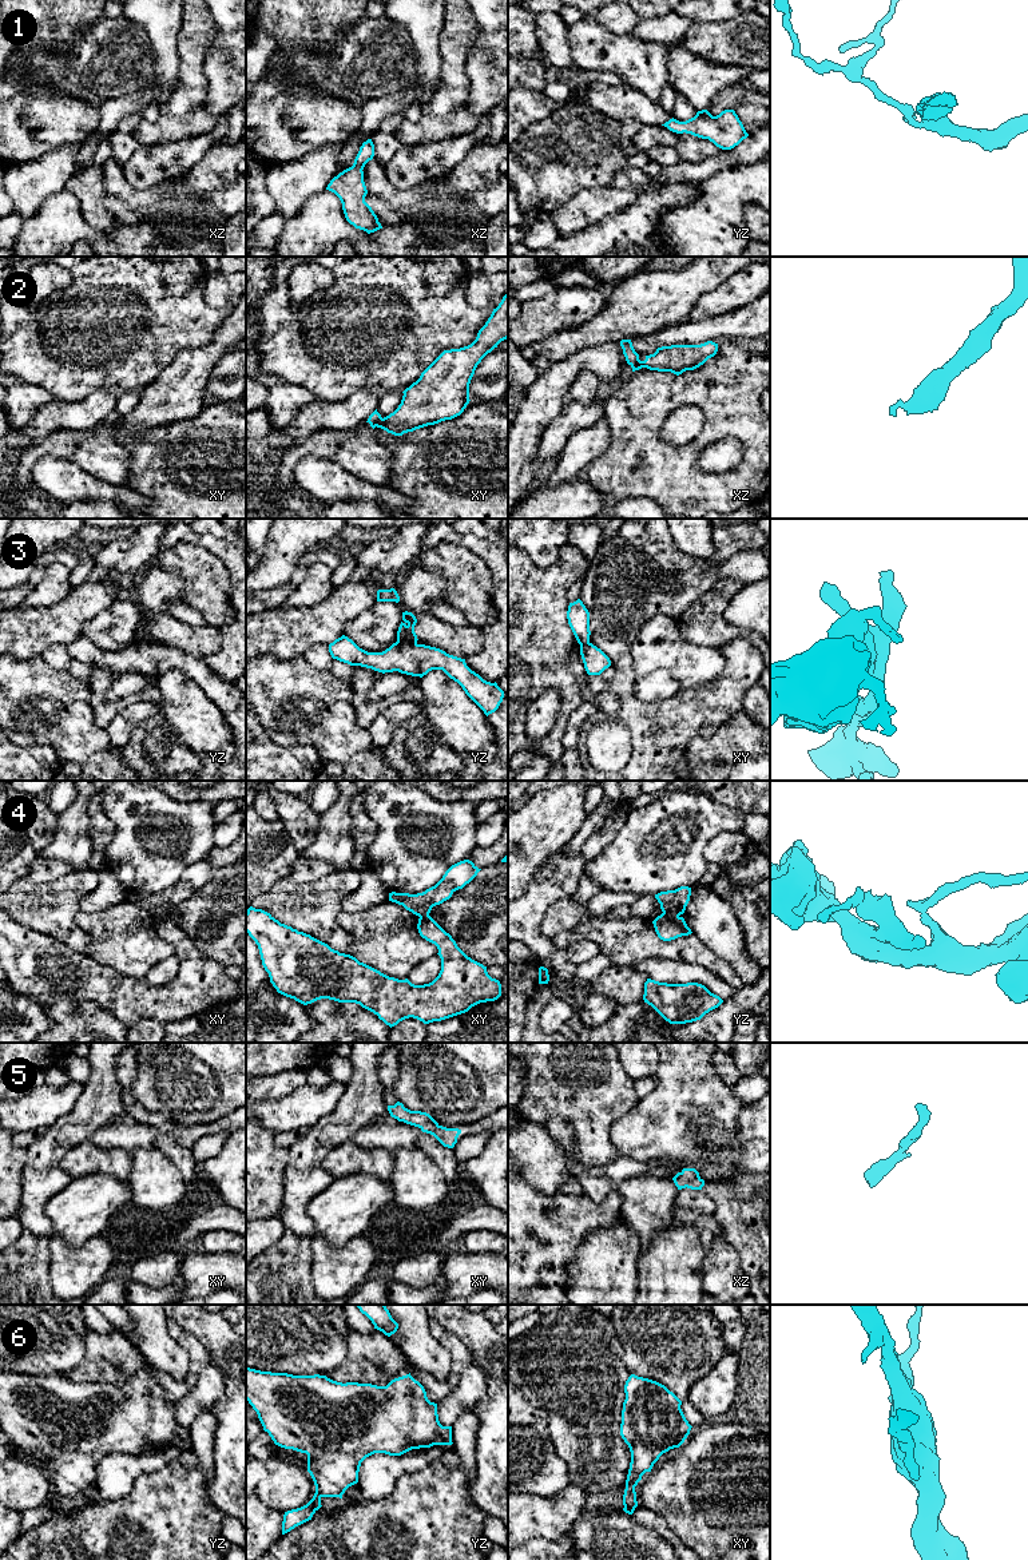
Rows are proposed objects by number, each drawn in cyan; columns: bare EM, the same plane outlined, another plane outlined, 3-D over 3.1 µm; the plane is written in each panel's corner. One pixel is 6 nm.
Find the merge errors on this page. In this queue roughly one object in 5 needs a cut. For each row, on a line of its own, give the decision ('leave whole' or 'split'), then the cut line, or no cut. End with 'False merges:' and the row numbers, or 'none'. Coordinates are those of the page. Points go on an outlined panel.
1: leave whole; cut none
2: split; cut xy (382, 419), (376, 425)
3: split; cut yz (397, 640), (416, 644)
4: split; cut yz (663, 912), (678, 917)
5: leave whole; cut none
6: leave whole; cut none
False merges: 2, 3, 4

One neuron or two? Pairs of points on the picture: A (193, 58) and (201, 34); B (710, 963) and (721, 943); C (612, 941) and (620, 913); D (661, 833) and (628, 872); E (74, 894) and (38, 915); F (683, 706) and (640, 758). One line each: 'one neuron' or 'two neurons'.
A: one neuron
B: two neurons
C: two neurons
D: one neuron
E: one neuron
F: one neuron

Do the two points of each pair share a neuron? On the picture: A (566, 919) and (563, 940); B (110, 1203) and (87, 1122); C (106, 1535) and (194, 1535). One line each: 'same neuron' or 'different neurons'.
A: different neurons
B: different neurons
C: same neuron

